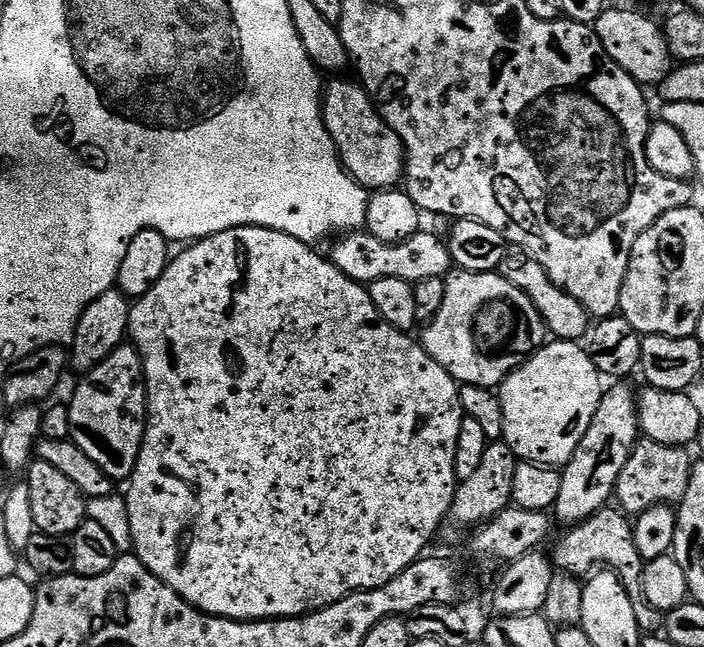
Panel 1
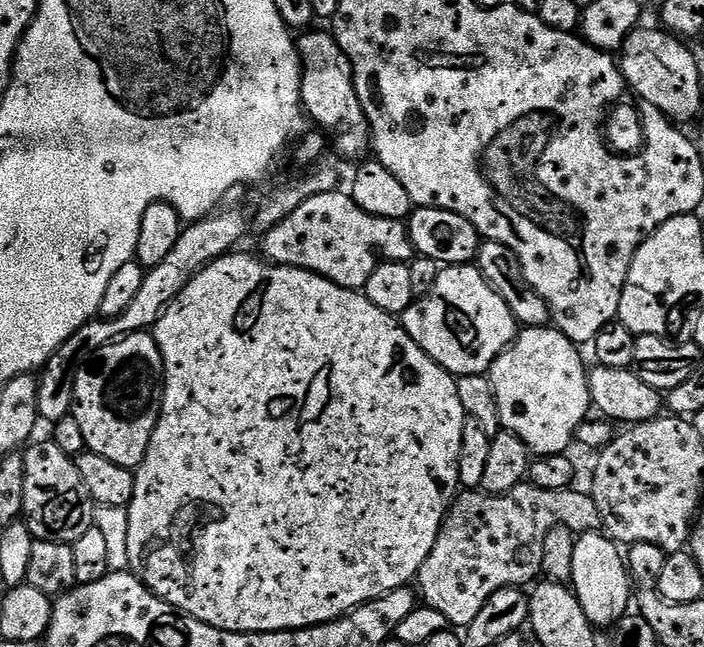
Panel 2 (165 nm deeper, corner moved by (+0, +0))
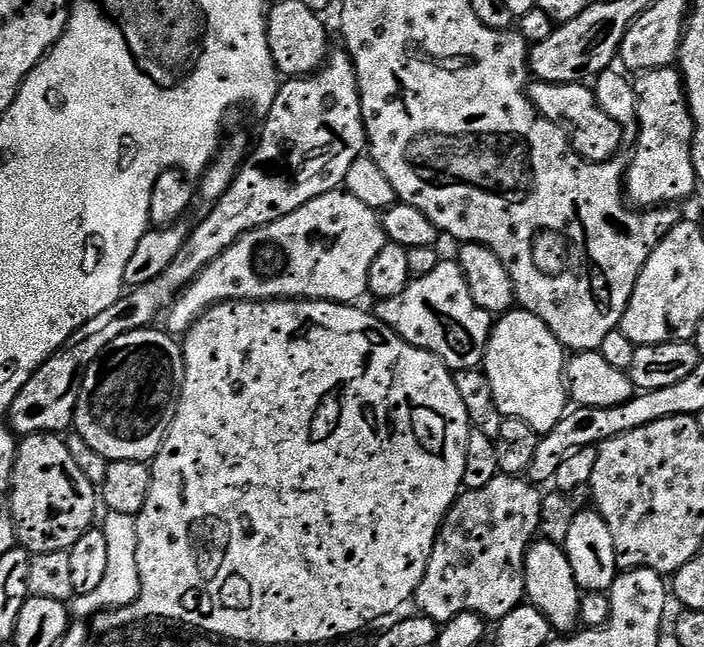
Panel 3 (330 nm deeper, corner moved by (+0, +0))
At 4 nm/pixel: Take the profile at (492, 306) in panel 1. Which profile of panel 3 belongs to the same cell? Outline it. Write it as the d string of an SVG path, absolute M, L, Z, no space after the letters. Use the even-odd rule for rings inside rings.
M441 259L438 266L425 276L417 276L408 282L408 288L394 298L379 301L374 308L376 317L390 330L394 330L410 346L418 346L439 356L450 369L461 372L467 368L480 368L492 336L494 317L482 310L466 286L459 263L455 259Z

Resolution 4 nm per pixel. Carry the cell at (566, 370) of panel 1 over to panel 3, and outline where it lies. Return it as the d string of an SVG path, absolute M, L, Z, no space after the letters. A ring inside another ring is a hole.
M523 310L504 313L495 321L488 349L484 355L483 371L488 373L490 386L494 389L494 402L505 418L518 418L538 433L549 432L570 408L570 397L566 383L566 349L560 339L534 314Z

